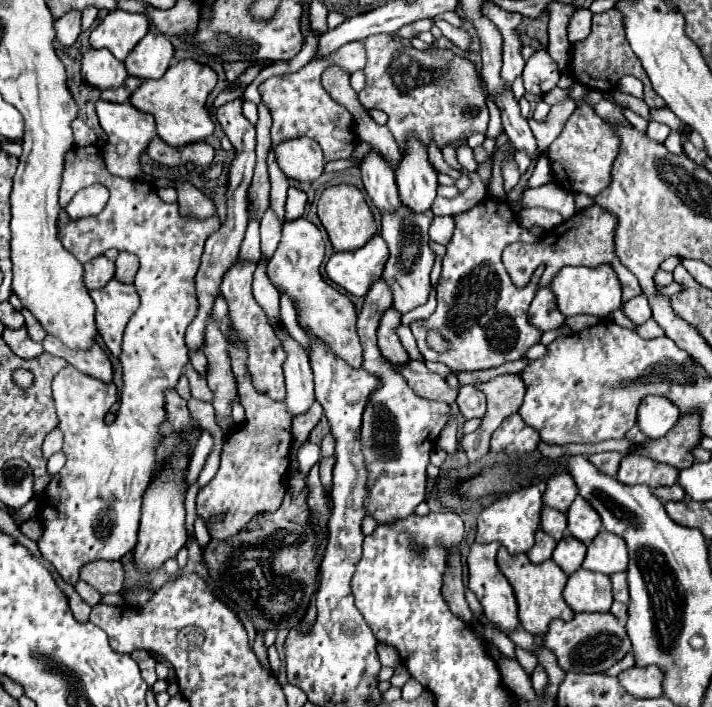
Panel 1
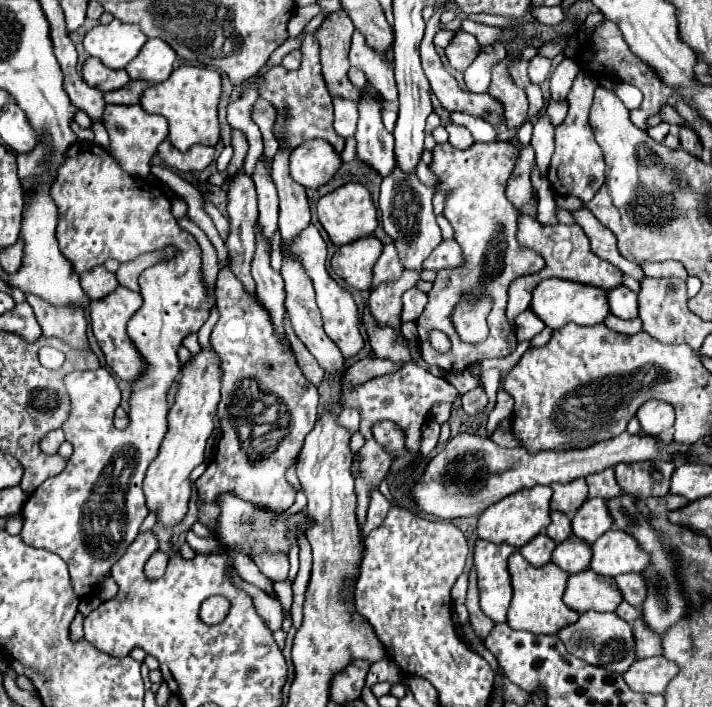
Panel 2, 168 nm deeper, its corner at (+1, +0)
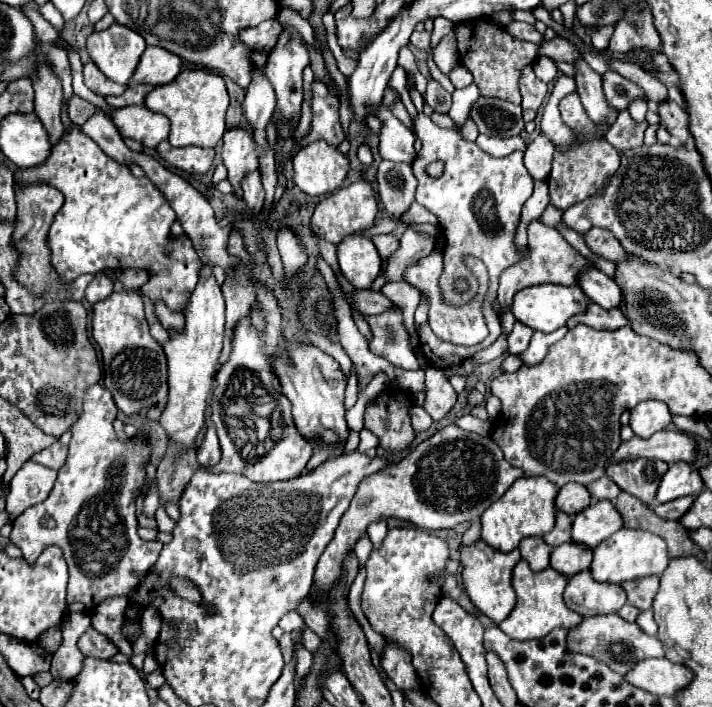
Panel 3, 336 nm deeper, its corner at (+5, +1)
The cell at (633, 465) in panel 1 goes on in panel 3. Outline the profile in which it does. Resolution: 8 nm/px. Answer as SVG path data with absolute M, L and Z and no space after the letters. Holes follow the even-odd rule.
M636 459L628 463L612 463L606 475L626 493L638 497L642 503L650 505L656 499L658 485L668 471L668 463L652 459Z

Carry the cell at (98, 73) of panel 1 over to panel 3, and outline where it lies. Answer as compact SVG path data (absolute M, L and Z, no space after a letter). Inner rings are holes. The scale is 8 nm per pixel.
M92 61L84 65L84 83L86 83L86 87L90 91L94 91L94 93L98 93L102 97L104 95L120 95L126 89L126 85L114 83L112 79L106 79Z

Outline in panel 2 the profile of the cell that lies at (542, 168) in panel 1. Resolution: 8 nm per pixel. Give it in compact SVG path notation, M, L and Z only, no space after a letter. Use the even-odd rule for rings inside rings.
M542 114L538 118L538 122L534 124L534 134L532 134L530 146L536 152L536 164L540 168L542 178L544 178L546 170L550 166L552 152L554 152L554 128L552 128L552 124L550 124L550 120L548 120L546 114Z

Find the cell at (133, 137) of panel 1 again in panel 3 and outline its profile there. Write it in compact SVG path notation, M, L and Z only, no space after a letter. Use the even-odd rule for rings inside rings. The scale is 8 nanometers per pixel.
M144 105L112 109L112 121L124 139L134 139L150 149L168 139L170 133L168 117L152 113Z

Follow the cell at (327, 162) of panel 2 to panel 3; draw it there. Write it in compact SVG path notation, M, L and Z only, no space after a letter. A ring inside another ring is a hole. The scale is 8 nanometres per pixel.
M324 141L302 147L292 163L294 185L312 197L322 197L338 189L350 167L348 157Z

